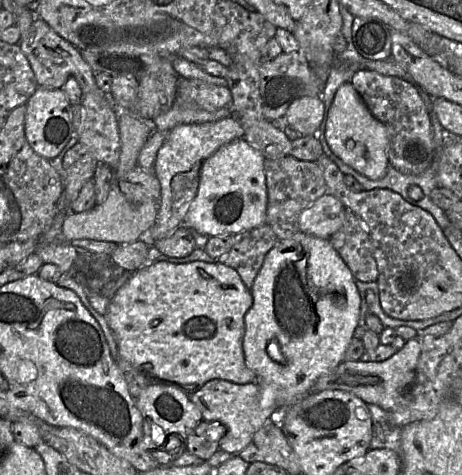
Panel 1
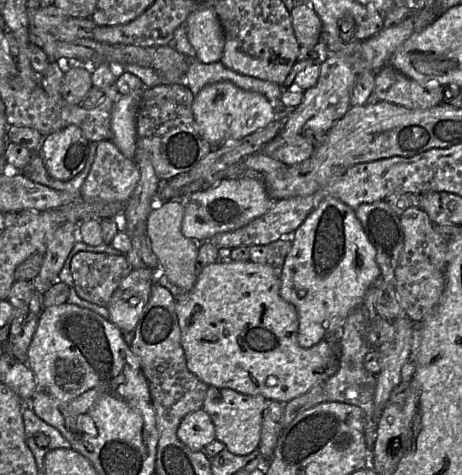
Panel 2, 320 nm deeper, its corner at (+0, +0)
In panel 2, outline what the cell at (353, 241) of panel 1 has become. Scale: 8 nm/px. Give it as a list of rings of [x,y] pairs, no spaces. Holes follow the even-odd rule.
[[[384,200],[360,204],[354,211],[375,247],[380,277],[385,282],[394,282],[395,268],[403,248],[399,216]]]

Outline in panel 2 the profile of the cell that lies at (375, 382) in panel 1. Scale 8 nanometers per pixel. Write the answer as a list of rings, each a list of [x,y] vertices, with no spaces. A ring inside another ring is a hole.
[[[209,386],[202,408],[210,416],[215,437],[236,455],[247,455],[257,450],[260,442],[263,411],[268,400],[260,395],[245,395],[230,388]]]

